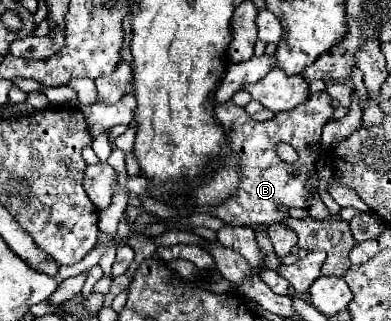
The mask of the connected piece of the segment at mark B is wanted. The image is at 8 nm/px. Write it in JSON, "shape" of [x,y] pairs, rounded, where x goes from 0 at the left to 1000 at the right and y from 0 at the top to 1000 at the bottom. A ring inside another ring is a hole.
{"shape":[[[826,277],[806,296],[790,296],[790,308],[770,327],[760,327],[744,346],[719,346],[688,377],[647,377],[621,333],[606,333],[601,321],[581,315],[550,333],[550,364],[565,377],[570,402],[581,402],[586,452],[596,470],[616,483],[616,533],[621,564],[611,576],[611,595],[596,620],[581,620],[575,632],[555,645],[509,651],[545,676],[570,682],[581,701],[637,701],[637,695],[708,695],[734,676],[734,664],[714,657],[714,645],[790,645],[795,595],[785,583],[790,533],[811,514],[811,452],[821,439],[821,402],[852,358],[852,327],[841,290]],[[708,445],[744,445],[744,458],[765,477],[765,495],[754,508],[760,545],[749,545],[749,514],[719,502],[703,477]],[[780,452],[801,452],[801,470]]]}

